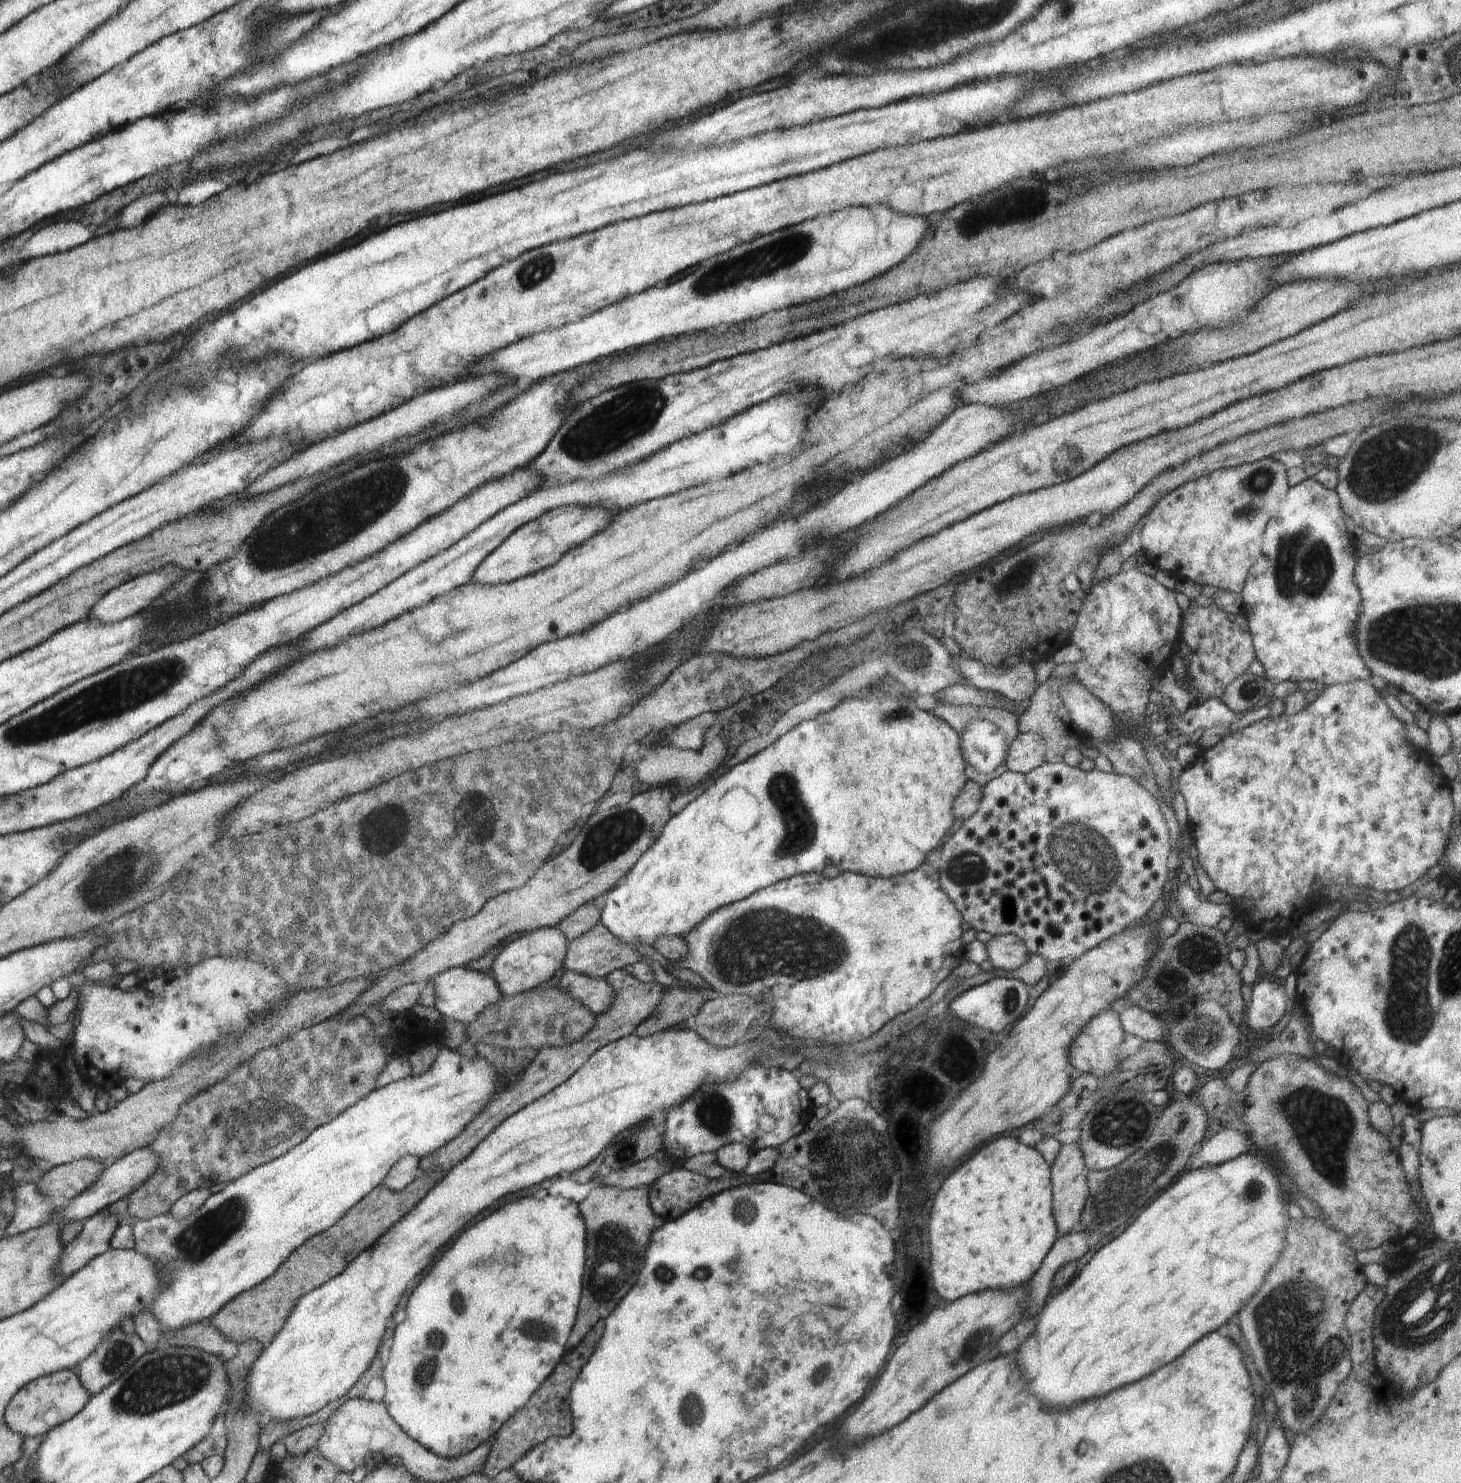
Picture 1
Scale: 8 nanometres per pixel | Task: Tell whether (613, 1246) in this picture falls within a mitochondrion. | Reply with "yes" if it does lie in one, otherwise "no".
yes

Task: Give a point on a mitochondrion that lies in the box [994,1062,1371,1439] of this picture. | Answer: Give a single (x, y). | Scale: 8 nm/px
(1297, 1315)

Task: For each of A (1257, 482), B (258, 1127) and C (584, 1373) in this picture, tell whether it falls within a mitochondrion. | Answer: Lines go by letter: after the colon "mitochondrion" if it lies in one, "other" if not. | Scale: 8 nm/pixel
A: mitochondrion
B: mitochondrion
C: other

